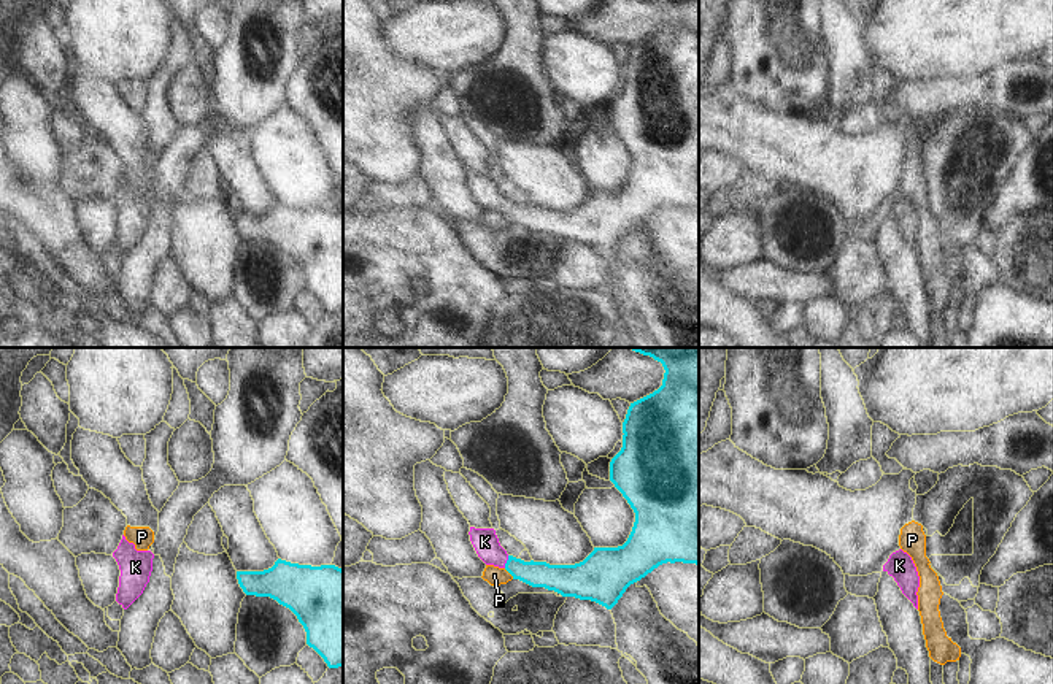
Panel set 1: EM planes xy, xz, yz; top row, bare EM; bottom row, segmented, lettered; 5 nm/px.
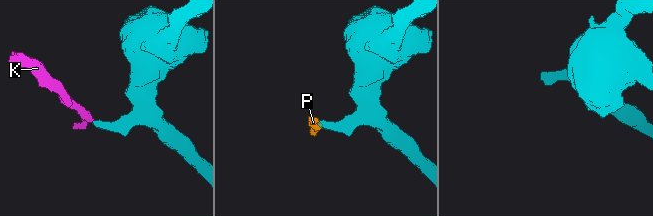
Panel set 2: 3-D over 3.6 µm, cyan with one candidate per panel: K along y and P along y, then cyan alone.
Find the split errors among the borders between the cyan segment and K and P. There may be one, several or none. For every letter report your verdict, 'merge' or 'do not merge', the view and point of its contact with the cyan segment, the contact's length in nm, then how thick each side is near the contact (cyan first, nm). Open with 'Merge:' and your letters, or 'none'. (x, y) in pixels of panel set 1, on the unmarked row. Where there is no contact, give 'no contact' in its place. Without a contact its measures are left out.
Merge: K
K: merge; contact xz (507, 207); length 70 nm; calibres 130 and 130 nm
P: do not merge; contact xz (509, 216); length 80 nm; calibres 130 and 90 nm

